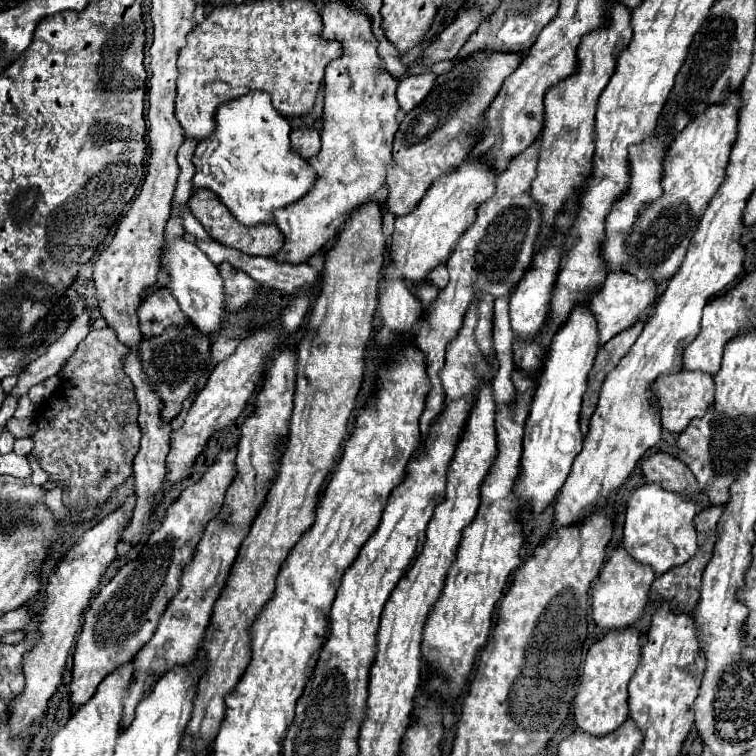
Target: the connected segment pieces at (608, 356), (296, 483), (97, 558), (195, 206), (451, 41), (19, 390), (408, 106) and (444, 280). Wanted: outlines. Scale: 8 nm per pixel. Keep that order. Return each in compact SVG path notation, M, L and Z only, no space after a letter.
M641 317L633 327L621 331L619 335L615 335L611 341L607 341L599 353L597 353L597 359L595 359L595 365L589 373L589 387L587 387L587 393L583 395L583 407L581 407L581 419L579 419L579 429L581 433L585 435L587 433L587 425L589 425L589 419L597 407L597 397L599 397L599 391L601 391L601 385L603 385L603 379L607 377L607 373L611 373L617 363L627 355L627 351L631 349L631 345L635 343L635 339L639 337L641 329L643 329L643 323L645 319Z
M365 203L347 219L345 229L327 253L323 289L297 349L295 409L281 467L249 535L241 543L227 585L213 607L211 623L219 633L207 645L209 667L197 685L193 717L185 729L185 733L191 733L203 743L213 741L219 731L219 723L225 715L223 699L235 689L251 659L251 625L265 603L273 599L275 579L287 555L303 533L311 529L319 491L345 439L347 421L355 409L355 399L365 373L365 351L373 331L383 249L385 235L381 231L381 209L377 203Z
M115 509L107 517L103 517L95 527L87 529L65 553L63 561L59 561L55 573L49 575L49 585L45 589L45 601L41 611L41 623L39 623L39 641L37 645L25 653L23 657L23 671L25 671L25 689L21 695L17 695L9 709L11 709L11 733L29 737L33 735L31 727L33 723L45 713L49 699L57 691L57 685L61 681L61 671L67 663L69 651L75 643L77 631L81 627L83 611L89 605L89 599L93 597L93 591L99 587L101 575L107 571L107 567L117 559L117 543L119 533L125 529L125 525L131 521L133 513L129 509Z
M201 189L195 195L191 195L191 199L187 201L191 213L195 215L195 219L201 221L201 225L207 229L207 233L219 241L225 247L233 247L245 255L261 255L261 257L275 257L281 247L283 247L283 233L277 225L255 225L255 227L245 227L239 221L235 221L235 217L231 217L231 211L219 201L219 197L209 191L209 189Z
M477 5L463 11L449 27L445 27L441 31L437 41L433 41L425 49L423 65L431 65L431 63L437 63L437 61L445 61L445 59L455 59L459 49L467 43L469 35L479 27L481 19L483 17L481 17L481 11L479 11Z
M83 311L81 315L73 317L69 329L59 339L55 339L33 361L29 361L25 371L19 375L19 383L13 387L11 395L23 397L23 395L27 395L27 391L33 385L37 385L37 383L45 381L47 377L55 375L61 369L61 365L73 355L77 345L87 337L87 333L89 333L89 313Z
M427 73L427 75L403 75L397 77L399 87L395 91L397 103L401 107L403 113L411 111L415 105L419 105L427 93L433 89L437 75L435 73Z
M439 265L435 271L429 273L429 283L437 289L443 289L447 283L449 283L449 273L447 273L447 267L445 265Z

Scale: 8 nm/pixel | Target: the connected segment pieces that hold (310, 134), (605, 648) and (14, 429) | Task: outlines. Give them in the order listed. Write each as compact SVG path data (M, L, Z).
M295 129L291 133L291 147L305 159L315 157L315 153L319 153L321 149L319 131L317 129Z
M635 627L613 629L601 641L589 647L583 665L583 677L577 695L573 699L575 721L579 729L591 735L607 735L629 717L627 685L639 661L641 661L641 633Z
M9 419L7 421L7 429L15 435L15 437L31 437L35 435L37 423L33 419Z

